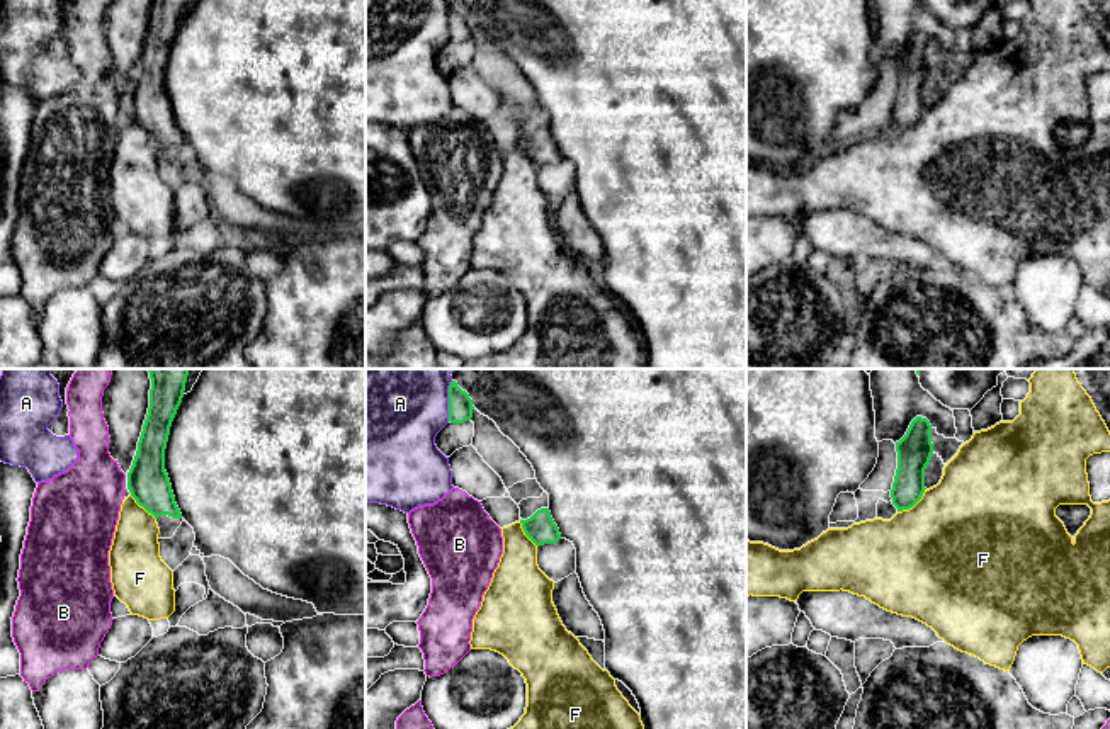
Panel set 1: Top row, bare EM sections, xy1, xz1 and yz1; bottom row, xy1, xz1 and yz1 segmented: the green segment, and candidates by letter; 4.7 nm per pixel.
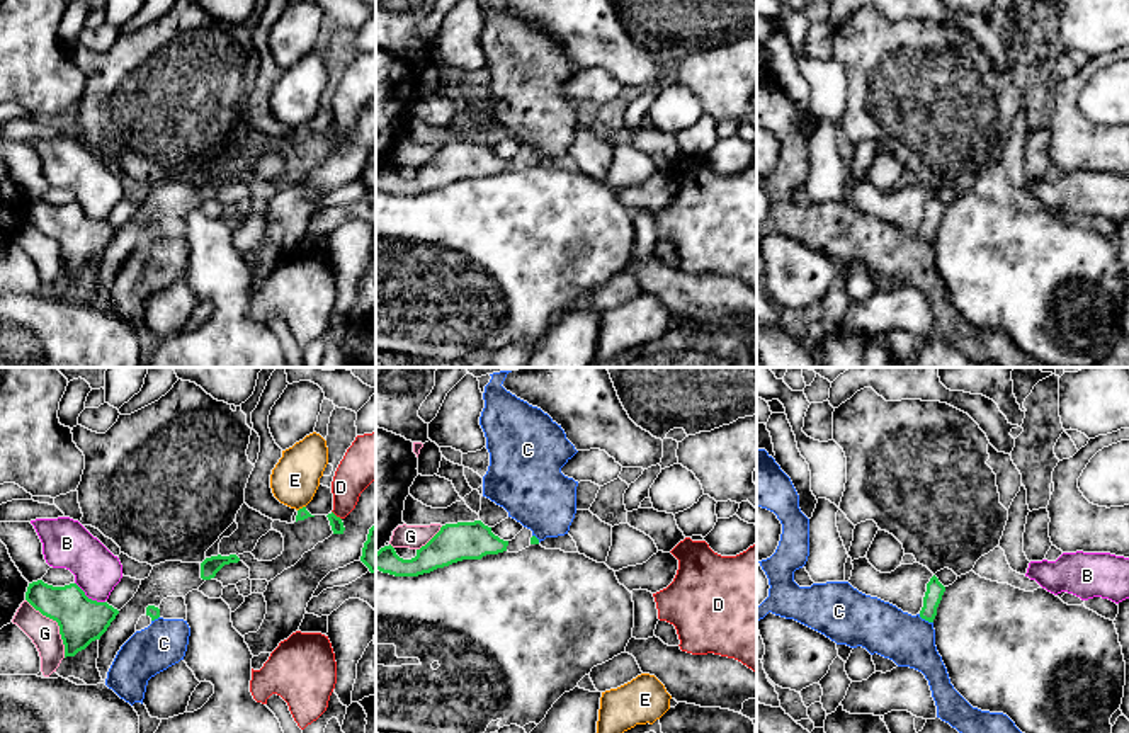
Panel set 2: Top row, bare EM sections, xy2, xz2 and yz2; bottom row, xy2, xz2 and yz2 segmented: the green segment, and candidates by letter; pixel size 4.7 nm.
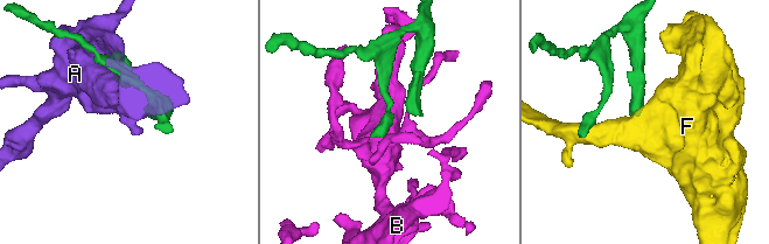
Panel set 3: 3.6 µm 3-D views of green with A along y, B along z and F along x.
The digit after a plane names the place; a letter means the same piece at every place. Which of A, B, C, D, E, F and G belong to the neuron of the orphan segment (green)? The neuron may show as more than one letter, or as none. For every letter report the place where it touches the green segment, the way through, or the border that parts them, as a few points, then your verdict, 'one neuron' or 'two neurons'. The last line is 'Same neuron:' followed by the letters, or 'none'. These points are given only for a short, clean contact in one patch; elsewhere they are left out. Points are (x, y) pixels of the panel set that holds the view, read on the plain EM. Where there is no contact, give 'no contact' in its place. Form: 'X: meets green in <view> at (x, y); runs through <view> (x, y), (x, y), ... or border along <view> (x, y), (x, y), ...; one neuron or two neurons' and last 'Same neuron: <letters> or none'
A: meets green in xz1 at (449, 21); two neurons
B: meets green in xy2 at (87, 216); two neurons
C: meets green in yz2 at (925, 238); border along yz2 (919, 233), (932, 242); two neurons
D: meets green in xy2 at (335, 135); two neurons
E: meets green in xy2 at (303, 126); border along xy2 (305, 125), (298, 130); two neurons
F: meets green in yz1 at (913, 124); border along yz1 (925, 107), (923, 114), (911, 126), (898, 131); two neurons
G: meets green in xy2 at (58, 244); border along xy2 (26, 218), (56, 242), (65, 276); two neurons
Same neuron: none

